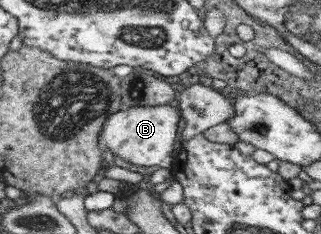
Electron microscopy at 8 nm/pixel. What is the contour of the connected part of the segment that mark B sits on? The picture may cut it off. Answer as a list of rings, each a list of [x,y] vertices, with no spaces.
[[[171,104],[161,106],[149,106],[140,108],[123,108],[117,112],[109,121],[104,125],[101,132],[98,144],[101,148],[110,151],[112,155],[115,154],[117,158],[122,158],[125,162],[141,167],[159,166],[163,169],[171,170],[175,158],[173,154],[173,146],[177,142],[177,132],[179,132],[179,122],[182,120],[182,114],[179,114],[177,108],[173,108]]]

